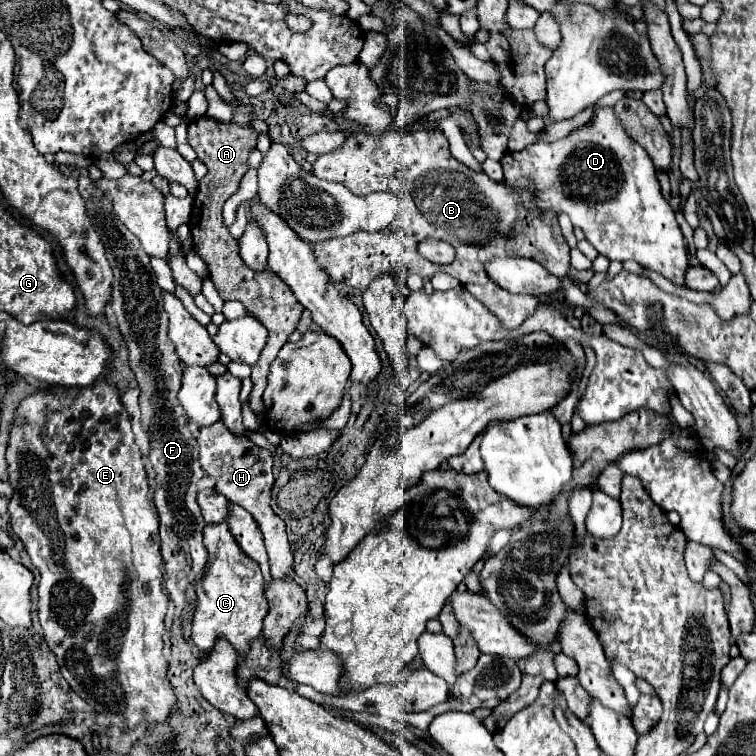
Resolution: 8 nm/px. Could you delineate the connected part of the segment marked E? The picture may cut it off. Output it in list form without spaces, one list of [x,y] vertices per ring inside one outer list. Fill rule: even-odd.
[[[103,378],[95,380],[95,384],[85,388],[63,388],[51,386],[37,390],[25,396],[17,410],[15,418],[9,428],[9,444],[5,452],[5,460],[9,466],[9,484],[13,488],[13,496],[9,500],[9,514],[11,514],[11,530],[23,542],[25,552],[29,554],[33,566],[39,570],[39,584],[37,584],[37,612],[39,624],[45,634],[45,642],[49,650],[55,654],[57,664],[61,668],[63,678],[73,688],[75,694],[83,696],[91,702],[97,714],[109,720],[109,726],[117,726],[123,734],[129,734],[139,724],[165,724],[167,718],[177,710],[177,698],[173,688],[167,680],[167,660],[163,658],[165,648],[165,612],[169,606],[169,598],[163,592],[163,572],[161,572],[161,536],[159,536],[159,514],[153,510],[149,500],[149,476],[143,462],[143,454],[135,444],[135,436],[131,430],[131,418],[119,398],[119,388],[115,384],[105,382]]]

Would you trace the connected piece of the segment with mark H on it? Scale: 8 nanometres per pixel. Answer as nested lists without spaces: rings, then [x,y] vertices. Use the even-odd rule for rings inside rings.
[[[217,420],[211,426],[199,428],[197,444],[201,448],[199,462],[201,468],[207,476],[215,478],[215,488],[217,492],[225,494],[229,502],[235,502],[243,506],[259,524],[259,530],[265,538],[265,548],[269,554],[269,564],[271,564],[271,574],[275,578],[285,578],[293,574],[293,554],[291,554],[291,544],[287,540],[285,532],[285,522],[271,510],[271,490],[275,484],[273,476],[273,456],[271,450],[259,448],[245,436],[237,436],[225,428],[223,420]]]

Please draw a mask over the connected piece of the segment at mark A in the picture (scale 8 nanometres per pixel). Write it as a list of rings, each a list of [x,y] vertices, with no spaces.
[[[199,116],[189,122],[187,126],[187,144],[197,152],[197,158],[207,166],[207,176],[199,180],[199,188],[195,194],[195,206],[193,206],[193,218],[189,222],[191,238],[193,238],[193,252],[201,256],[201,260],[209,268],[209,276],[223,300],[239,300],[247,306],[247,312],[257,318],[267,330],[269,336],[267,344],[261,353],[261,358],[251,368],[251,380],[253,390],[249,394],[249,406],[253,412],[263,410],[263,390],[267,384],[269,364],[275,360],[279,348],[287,342],[287,336],[297,328],[297,322],[301,318],[303,306],[293,296],[291,288],[271,270],[255,272],[239,256],[237,240],[229,234],[227,226],[223,224],[221,208],[227,198],[231,198],[239,190],[239,182],[243,174],[247,172],[247,154],[257,142],[257,132],[251,128],[241,128],[237,124],[223,124],[217,122],[211,116]]]

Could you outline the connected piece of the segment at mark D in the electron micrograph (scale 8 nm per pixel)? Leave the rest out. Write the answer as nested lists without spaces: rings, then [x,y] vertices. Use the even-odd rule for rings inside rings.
[[[613,106],[597,108],[587,124],[553,144],[537,142],[521,152],[507,152],[501,166],[505,182],[519,194],[525,208],[567,214],[599,254],[619,262],[635,260],[683,284],[689,260],[675,212],[661,196],[649,154],[625,132]],[[519,180],[527,182],[519,186]]]

